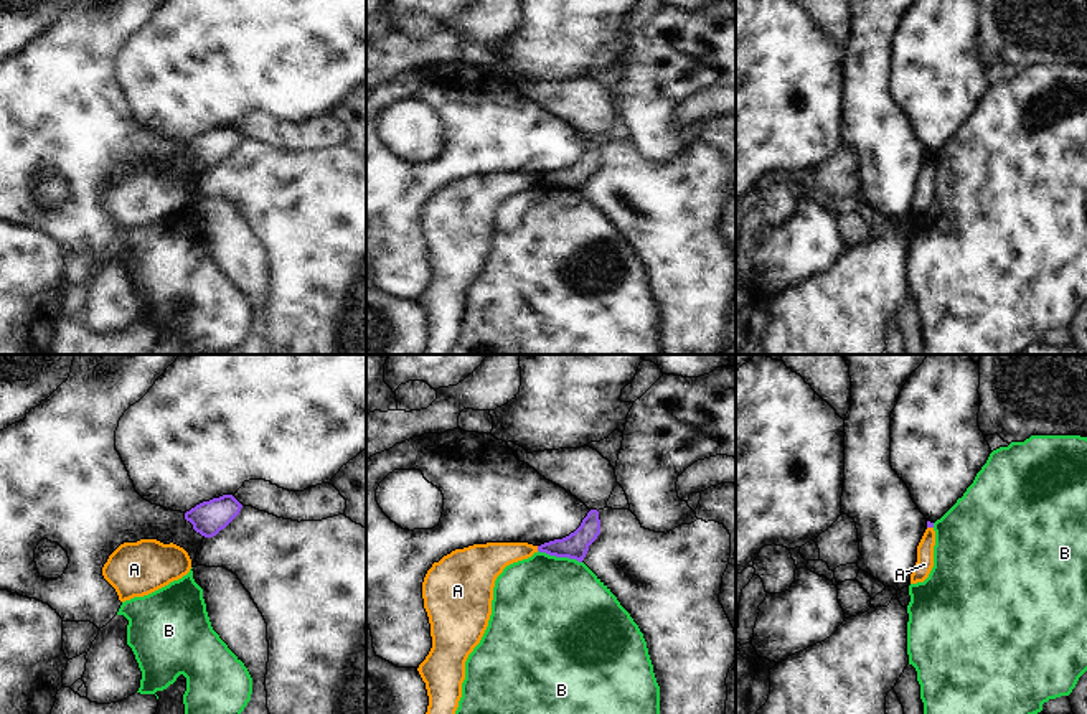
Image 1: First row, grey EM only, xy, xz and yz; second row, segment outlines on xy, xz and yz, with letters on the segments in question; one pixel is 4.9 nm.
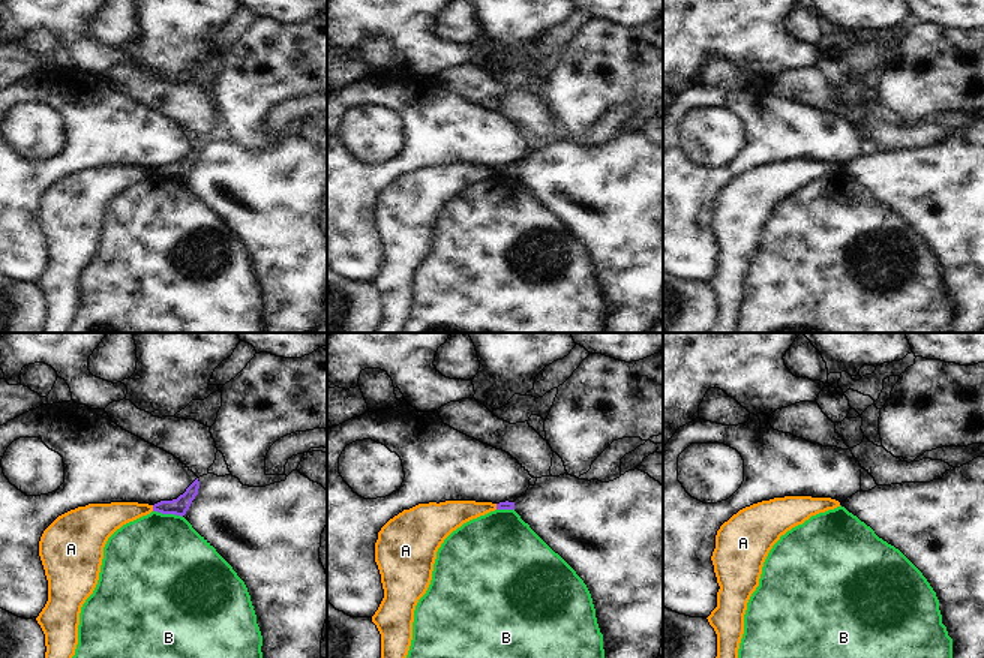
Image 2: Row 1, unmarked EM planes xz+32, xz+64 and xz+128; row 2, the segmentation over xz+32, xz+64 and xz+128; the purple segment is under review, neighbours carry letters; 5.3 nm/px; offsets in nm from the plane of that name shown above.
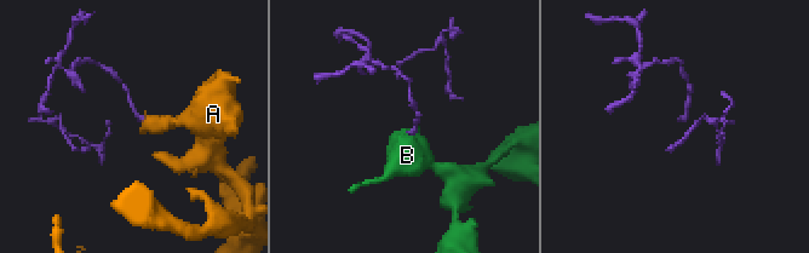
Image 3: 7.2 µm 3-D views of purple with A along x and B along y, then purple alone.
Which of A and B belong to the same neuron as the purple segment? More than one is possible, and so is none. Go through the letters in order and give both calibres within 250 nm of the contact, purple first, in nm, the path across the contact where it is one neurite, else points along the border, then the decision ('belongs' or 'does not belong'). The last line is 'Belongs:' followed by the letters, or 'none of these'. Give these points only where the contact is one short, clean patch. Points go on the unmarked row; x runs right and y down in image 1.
A: 130/160 nm | along xz (536, 177), (538, 180) | does not belong
B: 130/500 nm | along xz (538, 180), (548, 185), (574, 188), (581, 193) | does not belong
Belongs: none of these

